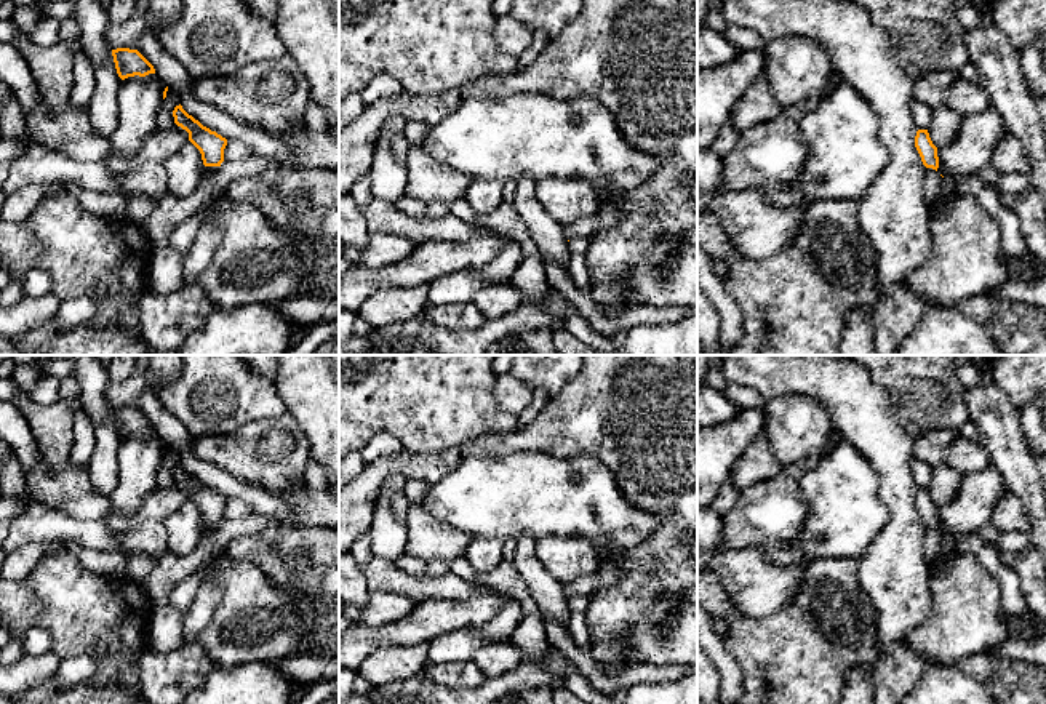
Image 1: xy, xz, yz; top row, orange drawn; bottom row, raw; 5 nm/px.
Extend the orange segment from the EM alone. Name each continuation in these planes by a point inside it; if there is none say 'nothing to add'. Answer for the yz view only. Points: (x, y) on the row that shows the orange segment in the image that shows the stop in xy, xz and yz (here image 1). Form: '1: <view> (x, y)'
1: yz (965, 261)

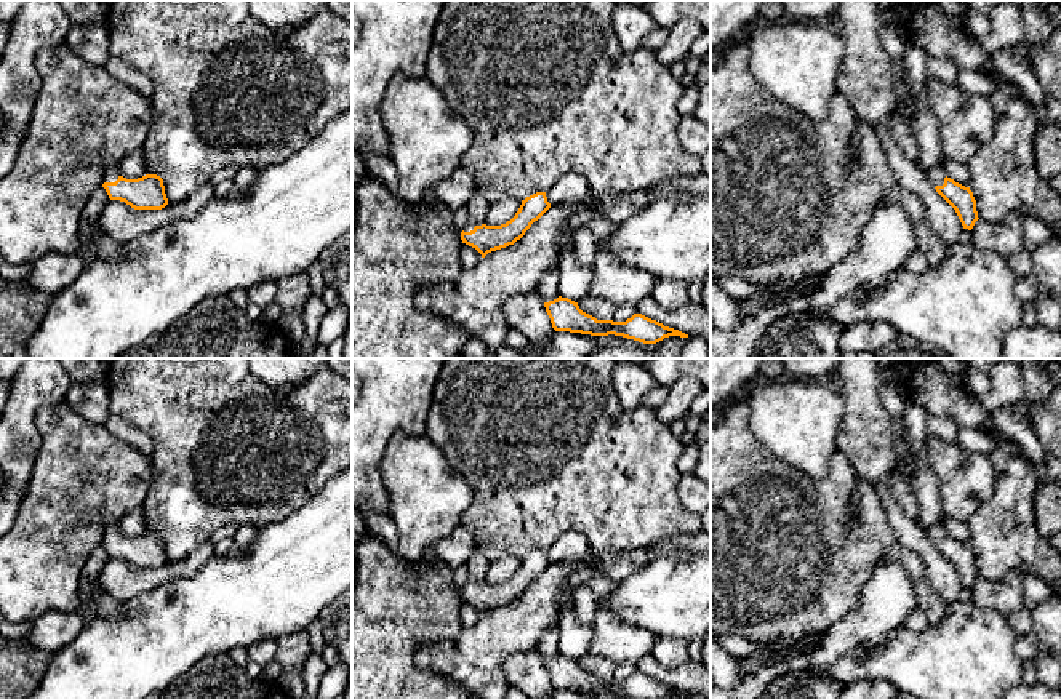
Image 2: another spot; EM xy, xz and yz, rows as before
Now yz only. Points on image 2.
1: yz (936, 176)

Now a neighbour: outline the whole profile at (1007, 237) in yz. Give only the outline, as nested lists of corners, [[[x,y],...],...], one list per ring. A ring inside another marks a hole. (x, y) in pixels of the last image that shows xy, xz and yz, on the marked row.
[[[1011,213],[1005,221],[989,222],[978,219],[971,229],[971,243],[983,250],[1010,258],[1024,248],[1024,216]]]

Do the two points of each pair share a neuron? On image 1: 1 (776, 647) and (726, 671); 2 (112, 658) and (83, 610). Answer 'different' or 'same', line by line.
1: different
2: same

